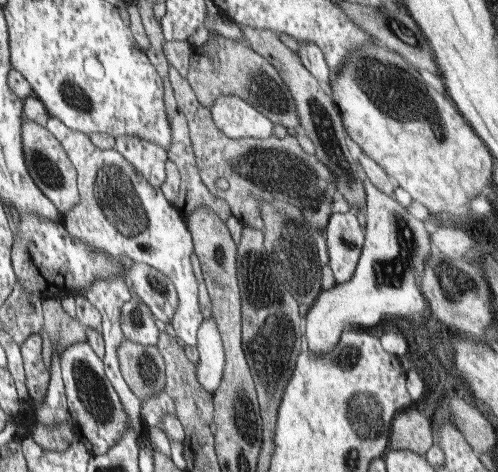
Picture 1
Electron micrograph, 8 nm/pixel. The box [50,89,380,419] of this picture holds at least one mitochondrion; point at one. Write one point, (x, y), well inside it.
(276, 169)

